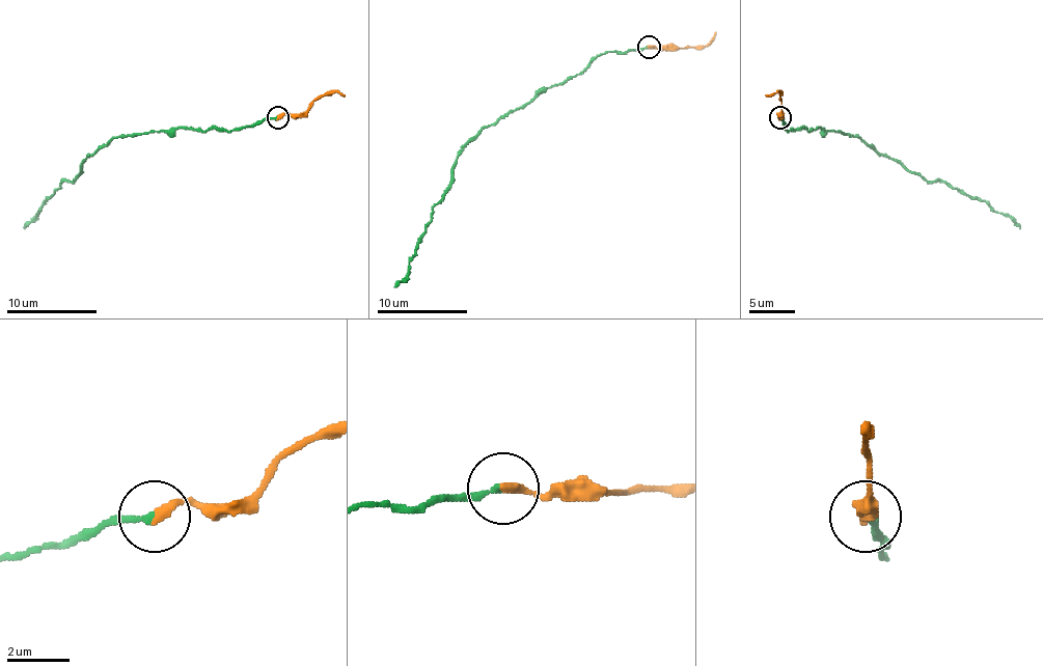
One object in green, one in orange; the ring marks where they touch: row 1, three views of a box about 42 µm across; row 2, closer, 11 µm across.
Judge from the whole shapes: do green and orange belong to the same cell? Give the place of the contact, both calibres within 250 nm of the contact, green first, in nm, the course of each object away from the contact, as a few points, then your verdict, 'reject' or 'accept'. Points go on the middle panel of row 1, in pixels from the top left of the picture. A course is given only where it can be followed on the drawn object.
place (649, 47); calibres 200 and 320 nm; course green (649, 47), (600, 53), (484, 128), (457, 157), (407, 275), (393, 286); course orange (649, 47), (706, 47), (715, 32); reject

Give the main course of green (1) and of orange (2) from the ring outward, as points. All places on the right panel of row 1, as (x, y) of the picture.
1: (779, 117), (787, 131), (822, 129), (860, 137), (927, 181), (949, 183), (985, 200), (1019, 227)
2: (779, 117), (779, 92), (766, 96)

